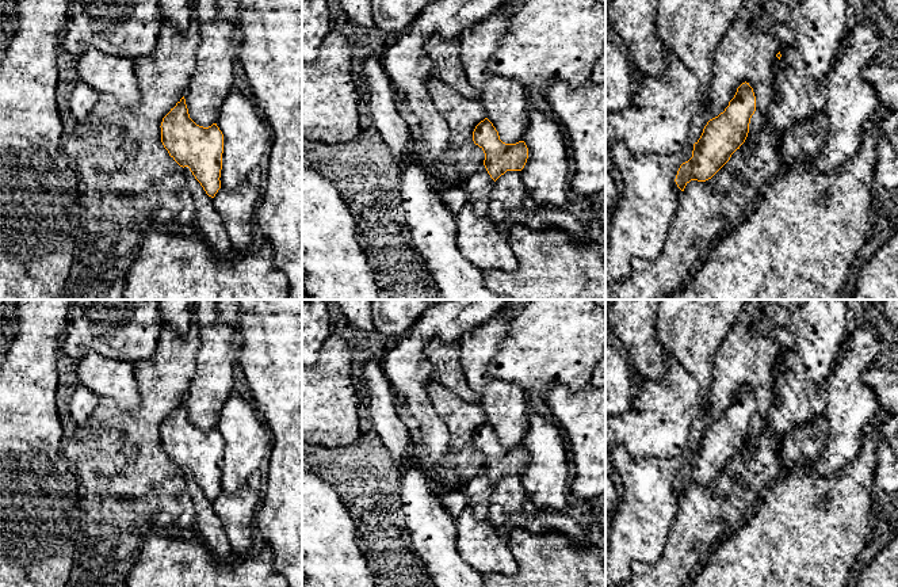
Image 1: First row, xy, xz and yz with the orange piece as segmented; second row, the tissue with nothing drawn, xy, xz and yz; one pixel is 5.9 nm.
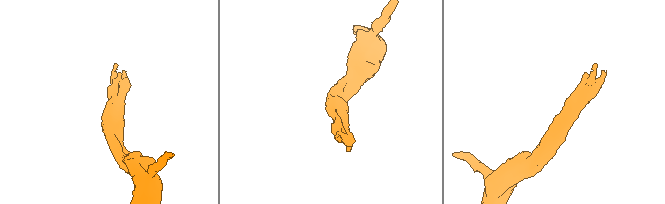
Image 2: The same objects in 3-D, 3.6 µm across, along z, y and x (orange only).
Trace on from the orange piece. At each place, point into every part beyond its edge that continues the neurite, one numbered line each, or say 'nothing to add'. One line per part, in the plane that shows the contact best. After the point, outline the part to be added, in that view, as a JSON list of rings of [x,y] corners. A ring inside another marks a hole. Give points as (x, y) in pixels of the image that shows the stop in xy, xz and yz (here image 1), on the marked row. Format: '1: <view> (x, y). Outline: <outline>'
nothing to add

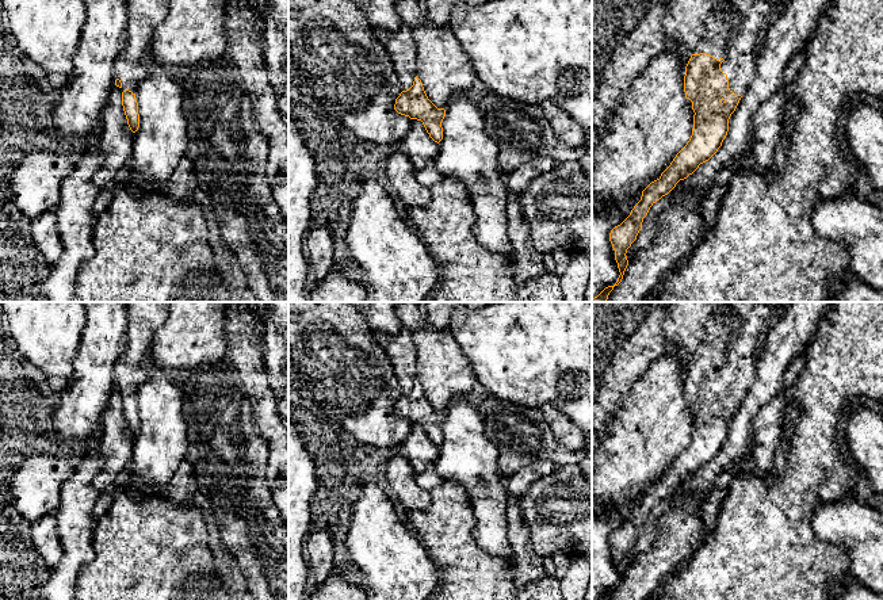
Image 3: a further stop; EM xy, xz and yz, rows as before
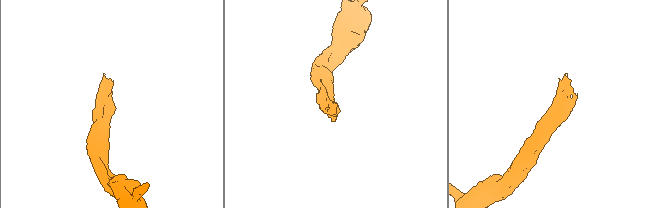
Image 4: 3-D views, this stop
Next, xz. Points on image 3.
nothing to add

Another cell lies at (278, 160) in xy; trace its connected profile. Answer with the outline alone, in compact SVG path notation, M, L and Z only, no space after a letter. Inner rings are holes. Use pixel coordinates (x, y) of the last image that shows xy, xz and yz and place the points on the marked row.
M252 1L228 3L225 31L226 31L226 54L233 60L240 72L246 92L252 100L252 114L257 129L268 138L267 177L271 184L272 196L278 203L283 219L288 221L288 119L286 119L278 108L276 96L268 80L268 70L263 60L263 24L257 18L257 11L252 7Z

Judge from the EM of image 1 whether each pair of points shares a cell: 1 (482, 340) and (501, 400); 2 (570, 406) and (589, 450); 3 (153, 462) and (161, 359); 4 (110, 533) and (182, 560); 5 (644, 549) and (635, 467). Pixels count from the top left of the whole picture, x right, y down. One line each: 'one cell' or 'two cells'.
1: one cell
2: one cell
3: one cell
4: two cells
5: one cell

